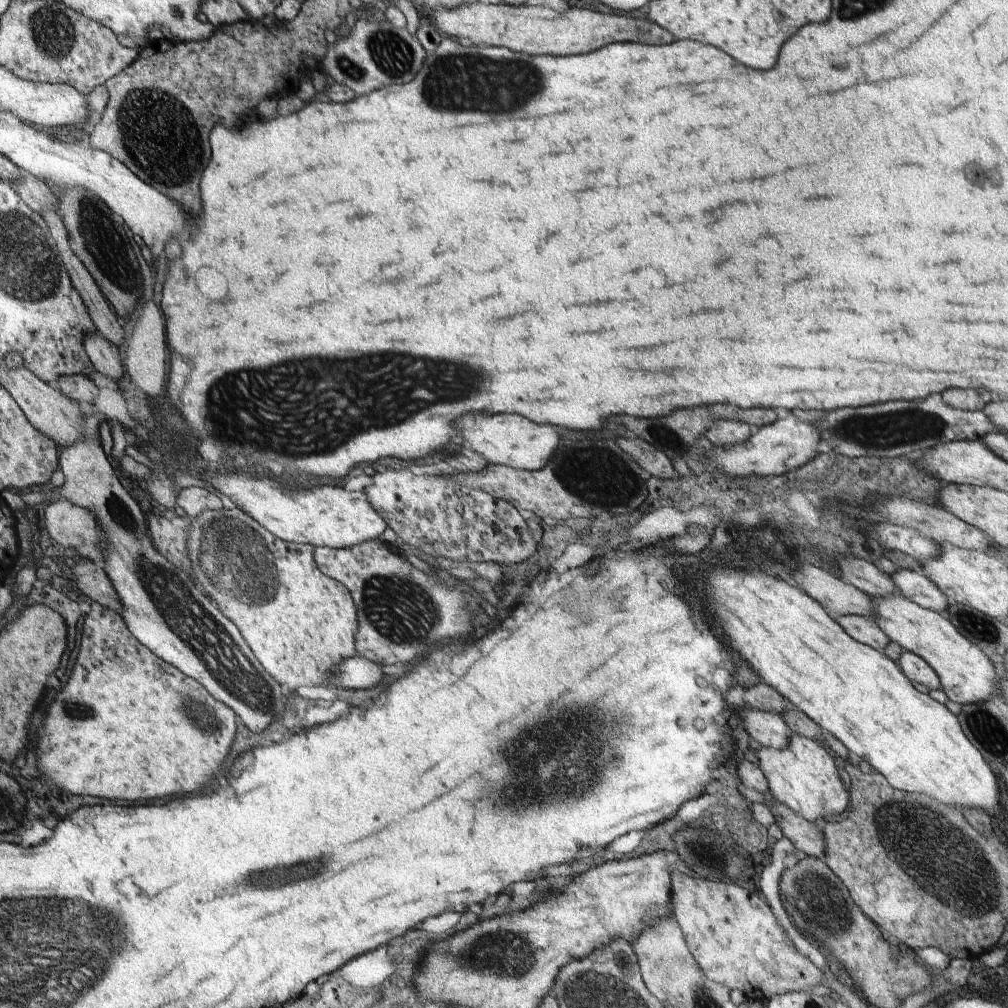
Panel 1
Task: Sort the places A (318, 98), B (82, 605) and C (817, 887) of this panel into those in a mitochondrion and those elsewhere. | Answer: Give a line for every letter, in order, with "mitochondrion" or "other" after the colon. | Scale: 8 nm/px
A: other
B: other
C: mitochondrion

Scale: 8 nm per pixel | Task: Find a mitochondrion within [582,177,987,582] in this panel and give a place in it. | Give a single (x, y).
(909, 426)

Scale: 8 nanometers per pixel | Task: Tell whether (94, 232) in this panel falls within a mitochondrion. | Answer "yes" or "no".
yes

